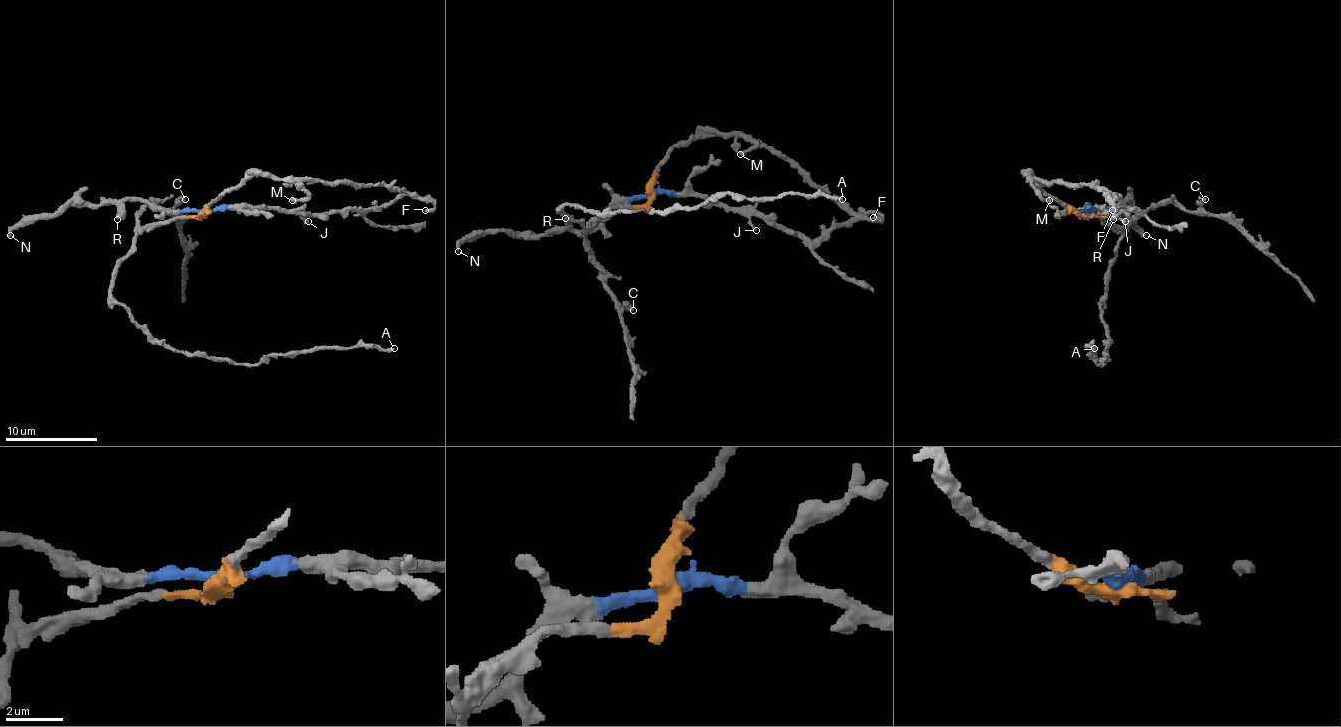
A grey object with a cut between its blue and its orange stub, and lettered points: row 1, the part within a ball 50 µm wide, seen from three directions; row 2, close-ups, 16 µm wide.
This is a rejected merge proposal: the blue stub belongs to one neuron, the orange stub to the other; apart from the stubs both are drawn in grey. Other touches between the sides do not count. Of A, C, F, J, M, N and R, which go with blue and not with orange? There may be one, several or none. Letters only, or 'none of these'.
F, J, N, R

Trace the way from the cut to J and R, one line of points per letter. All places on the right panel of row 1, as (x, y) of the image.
J: (1089, 215), (1091, 208), (1109, 210), (1126, 222)
R: (1089, 215), (1112, 210), (1126, 199), (1114, 219)

